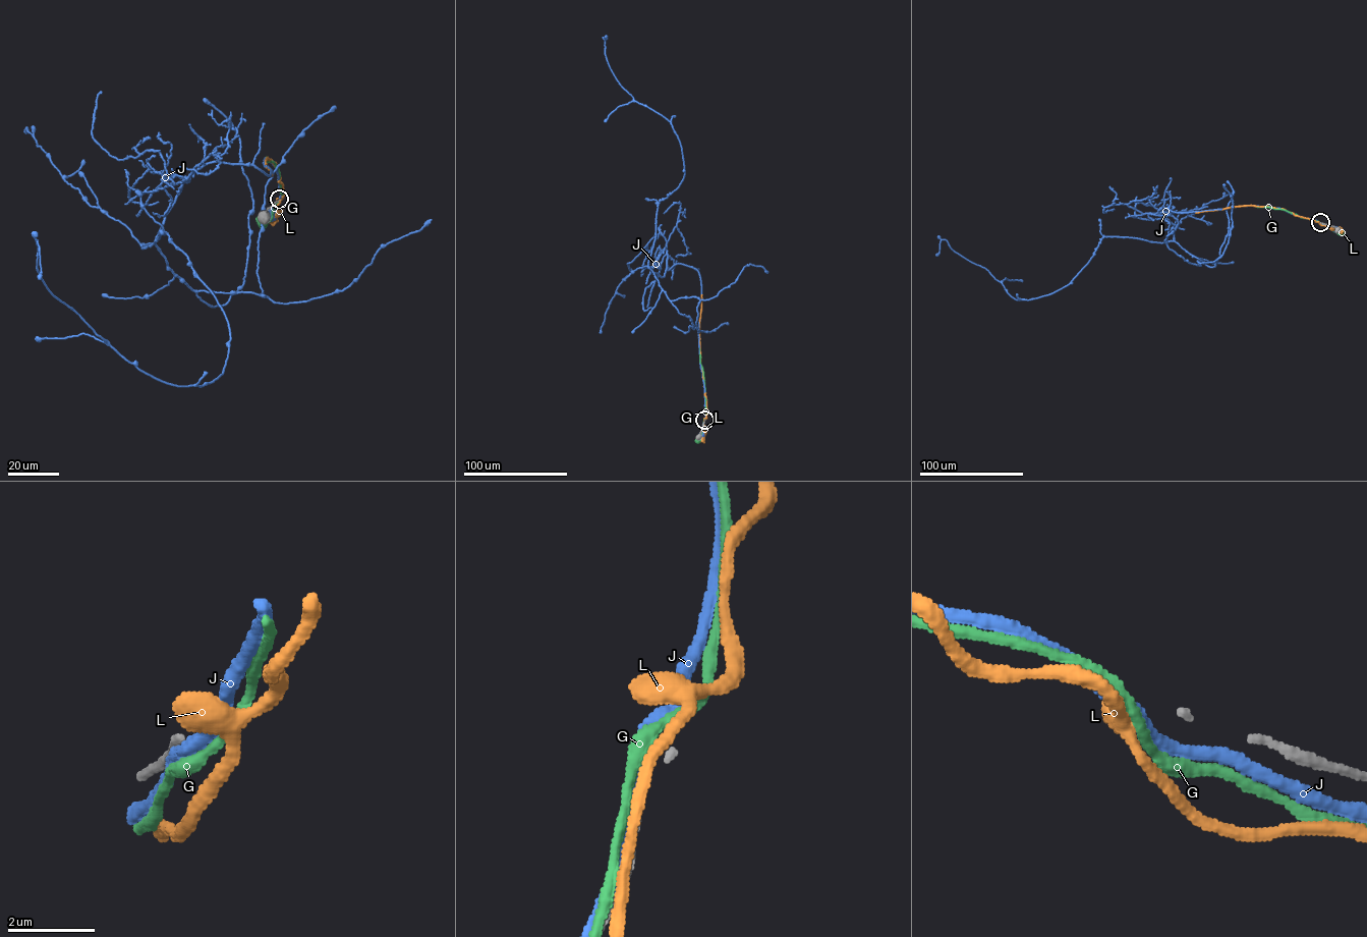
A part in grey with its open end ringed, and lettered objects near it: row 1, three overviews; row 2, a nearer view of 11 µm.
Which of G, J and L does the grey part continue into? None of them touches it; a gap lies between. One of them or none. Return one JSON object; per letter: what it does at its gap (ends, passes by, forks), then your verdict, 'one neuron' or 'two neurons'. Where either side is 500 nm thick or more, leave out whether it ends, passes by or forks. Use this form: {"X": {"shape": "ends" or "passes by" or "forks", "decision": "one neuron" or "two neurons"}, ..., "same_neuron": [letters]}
{"G": {"shape": "passes by", "decision": "two neurons"}, "J": {"shape": "passes by", "decision": "two neurons"}, "L": {"decision": "two neurons"}, "same_neuron": []}

